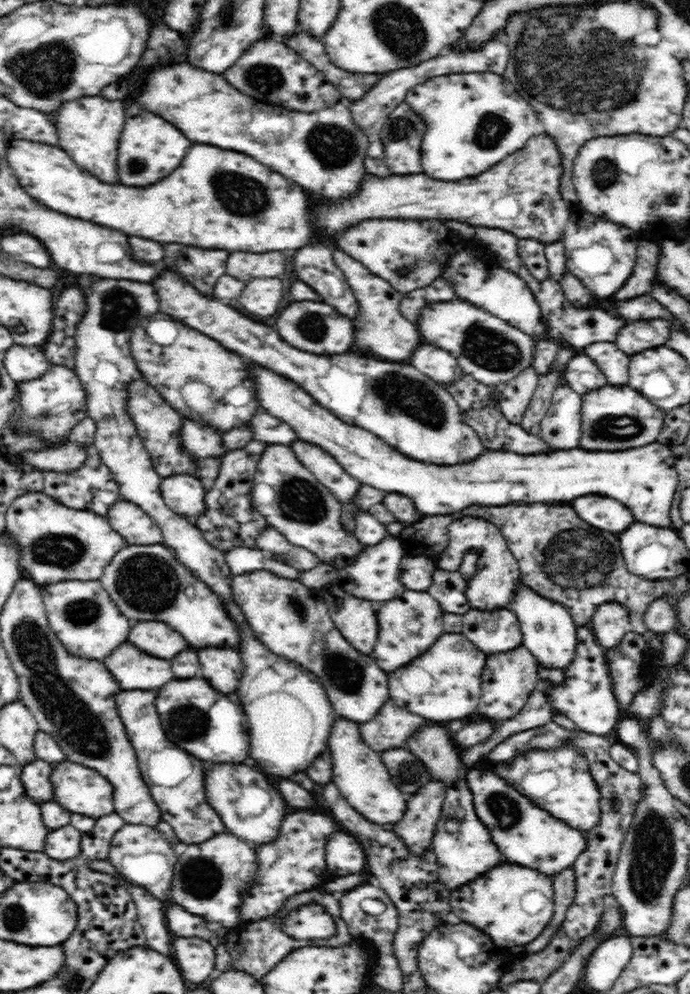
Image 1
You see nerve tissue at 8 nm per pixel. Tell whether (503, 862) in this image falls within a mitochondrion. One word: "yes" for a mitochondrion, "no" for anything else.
no

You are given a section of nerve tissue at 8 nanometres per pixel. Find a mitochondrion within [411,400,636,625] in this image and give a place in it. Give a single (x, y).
(580, 558)

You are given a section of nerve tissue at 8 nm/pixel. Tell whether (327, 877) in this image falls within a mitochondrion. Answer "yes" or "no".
no

